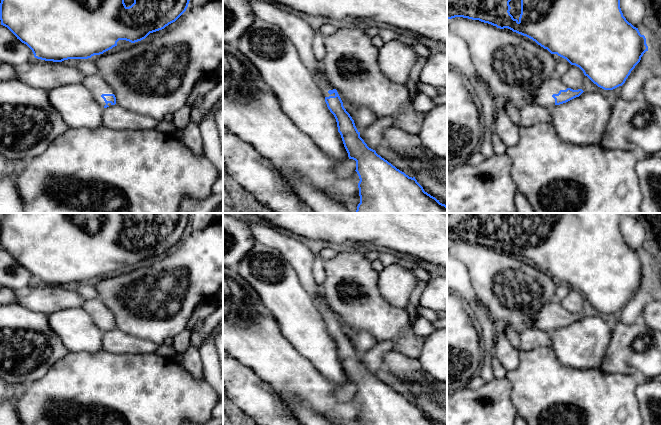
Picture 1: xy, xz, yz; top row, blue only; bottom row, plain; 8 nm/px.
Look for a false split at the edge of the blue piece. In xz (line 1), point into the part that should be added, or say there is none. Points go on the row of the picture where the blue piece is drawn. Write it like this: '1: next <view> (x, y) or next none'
1: next xz (325, 86)

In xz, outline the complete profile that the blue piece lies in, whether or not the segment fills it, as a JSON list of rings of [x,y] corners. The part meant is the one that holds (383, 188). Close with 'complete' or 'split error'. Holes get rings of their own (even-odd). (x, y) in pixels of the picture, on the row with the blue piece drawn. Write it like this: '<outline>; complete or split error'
[[[320,73],[314,74],[314,77],[325,97],[328,109],[336,119],[348,157],[356,161],[355,171],[360,179],[360,203],[356,213],[447,213],[447,206],[425,192],[415,177],[409,177],[367,146],[360,137],[354,120],[344,108],[337,90]]]; split error

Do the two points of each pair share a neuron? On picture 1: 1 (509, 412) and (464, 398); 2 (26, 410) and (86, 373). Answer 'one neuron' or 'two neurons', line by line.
1: one neuron
2: one neuron

